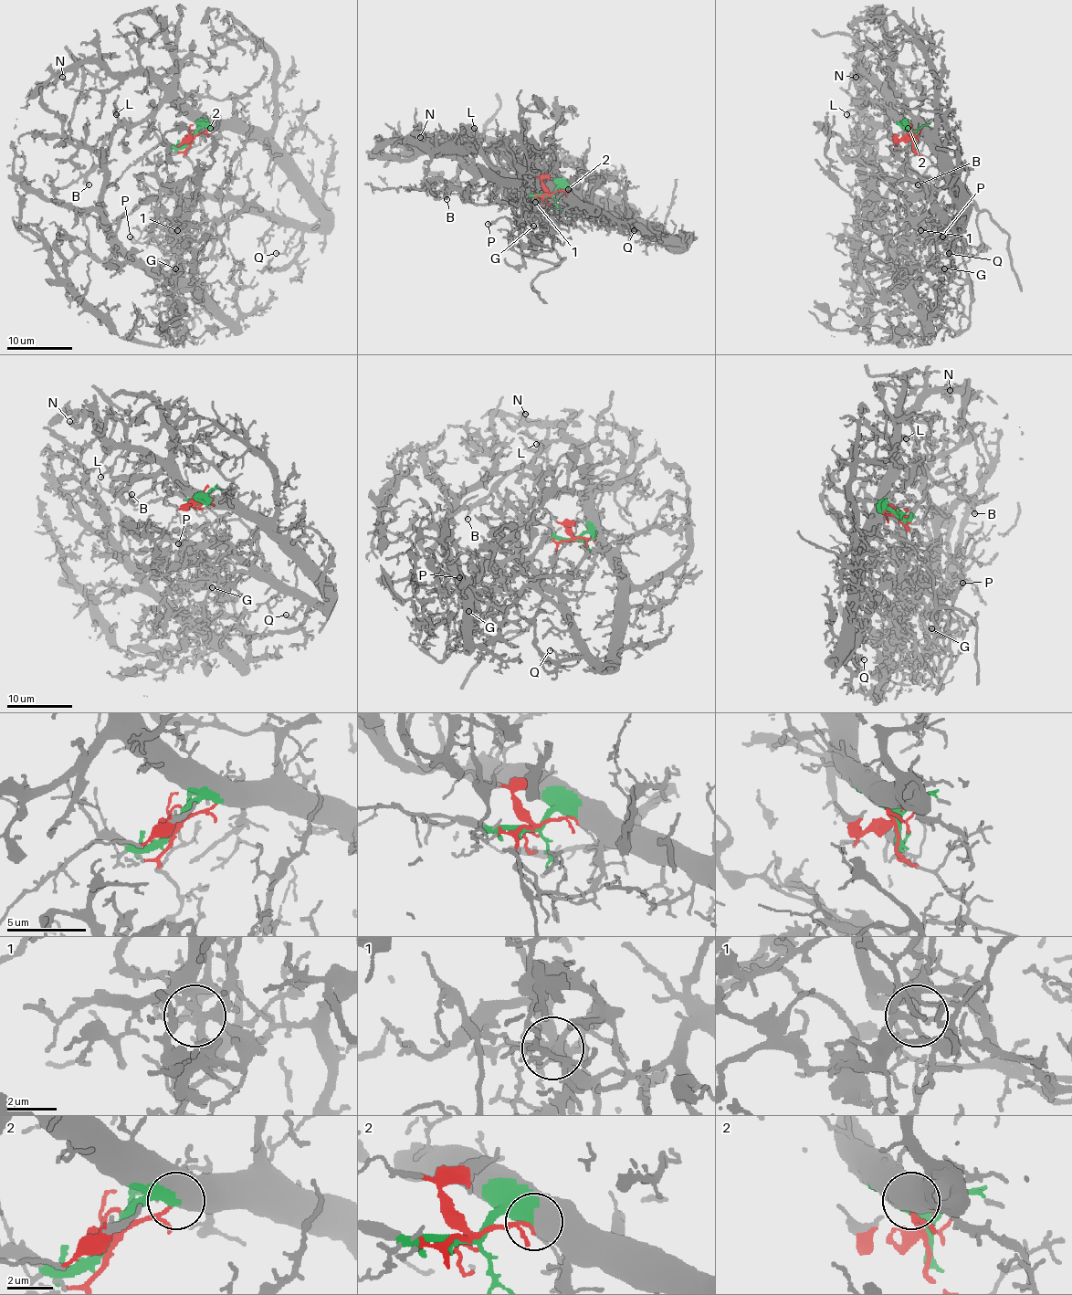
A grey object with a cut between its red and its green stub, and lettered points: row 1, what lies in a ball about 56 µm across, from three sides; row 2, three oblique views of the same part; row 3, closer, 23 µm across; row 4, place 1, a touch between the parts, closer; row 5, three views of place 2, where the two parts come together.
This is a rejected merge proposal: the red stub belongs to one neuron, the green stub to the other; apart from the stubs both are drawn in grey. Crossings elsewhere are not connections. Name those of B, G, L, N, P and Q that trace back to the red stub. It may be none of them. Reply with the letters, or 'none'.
G, P

